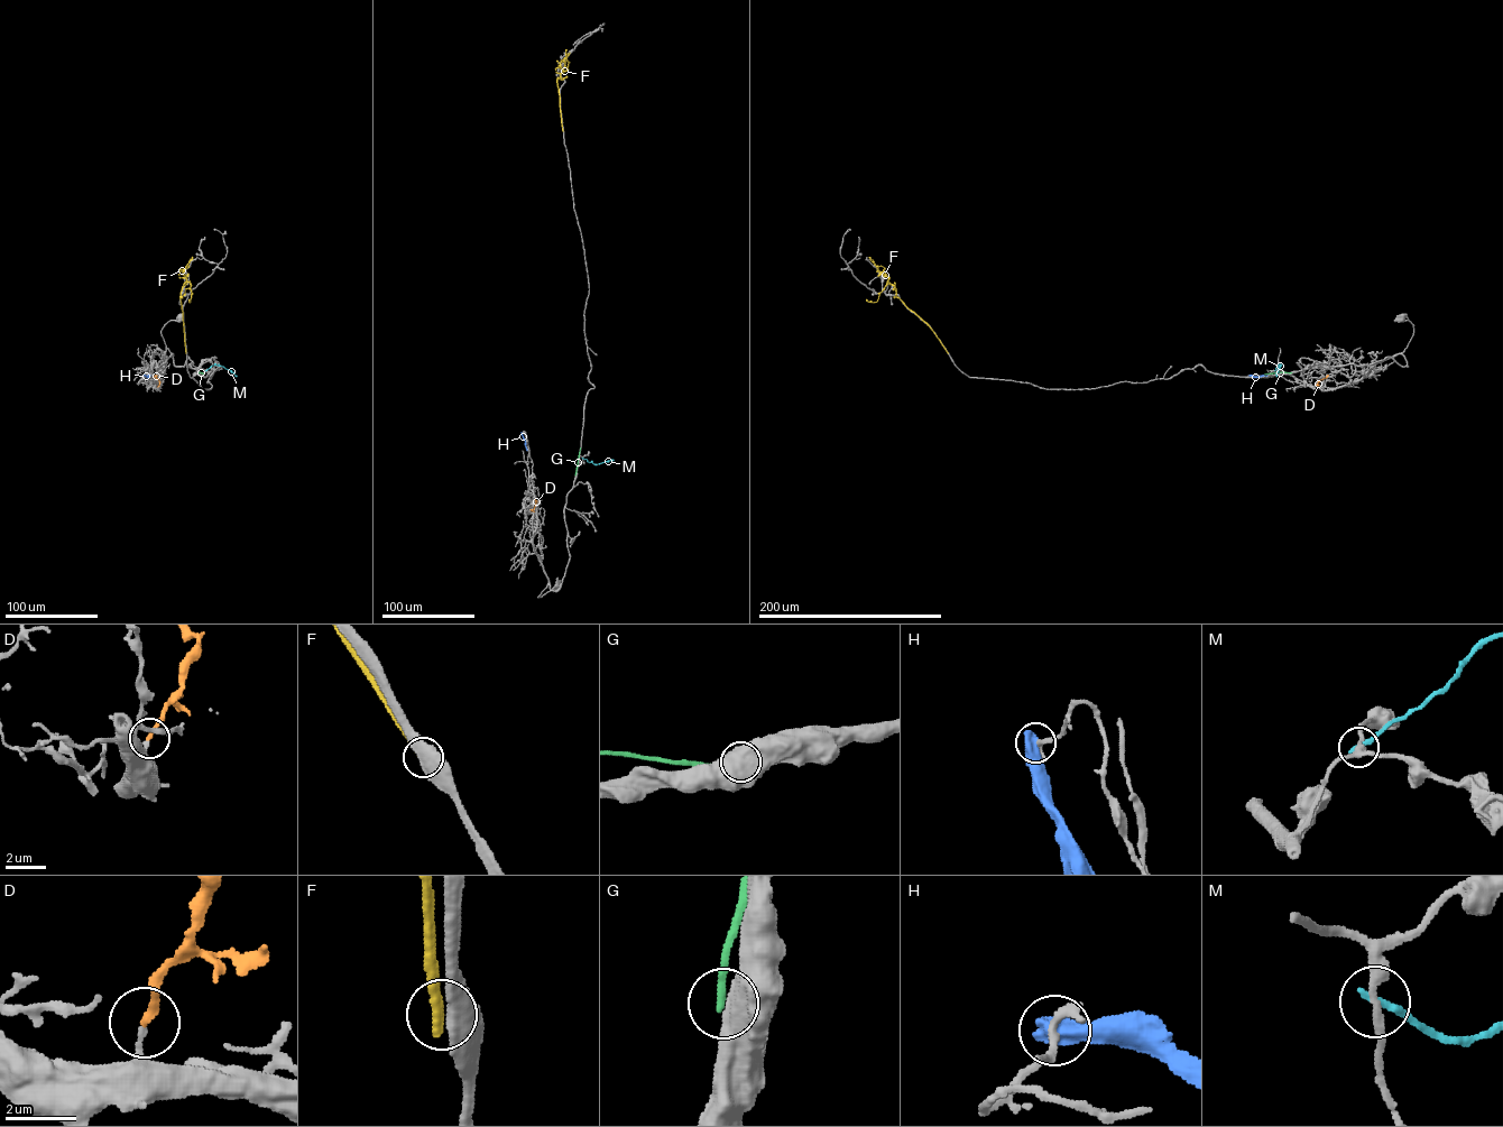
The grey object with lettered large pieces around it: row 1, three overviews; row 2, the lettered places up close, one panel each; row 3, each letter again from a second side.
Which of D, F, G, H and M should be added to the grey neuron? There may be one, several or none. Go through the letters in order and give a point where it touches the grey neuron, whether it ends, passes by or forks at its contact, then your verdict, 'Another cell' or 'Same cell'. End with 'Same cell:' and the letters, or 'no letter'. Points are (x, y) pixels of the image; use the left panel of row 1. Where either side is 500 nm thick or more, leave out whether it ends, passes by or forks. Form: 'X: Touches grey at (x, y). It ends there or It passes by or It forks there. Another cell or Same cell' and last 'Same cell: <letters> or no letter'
D: Touches grey at (157, 386). It ends there. Same cell
F: Touches grey at (186, 352). Another cell
G: Touches grey at (199, 372). Another cell
H: Touches grey at (145, 375). Another cell
M: Touches grey at (205, 370). It ends there. Another cell
Same cell: D

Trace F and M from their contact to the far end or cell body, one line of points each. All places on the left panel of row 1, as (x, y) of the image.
F: (186, 352), (180, 296), (186, 282), (191, 286), (188, 299)
M: (205, 370), (215, 365), (237, 376)

